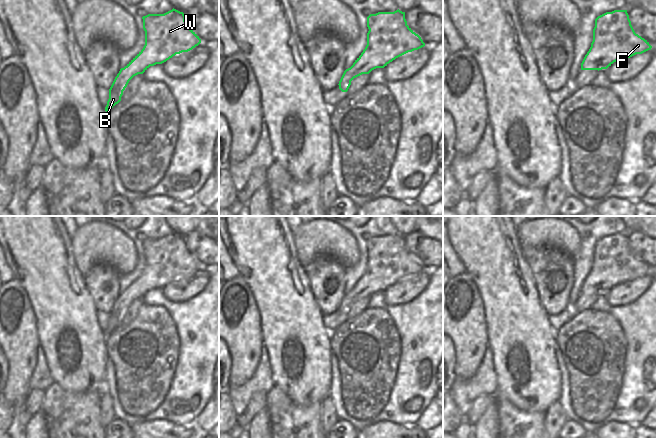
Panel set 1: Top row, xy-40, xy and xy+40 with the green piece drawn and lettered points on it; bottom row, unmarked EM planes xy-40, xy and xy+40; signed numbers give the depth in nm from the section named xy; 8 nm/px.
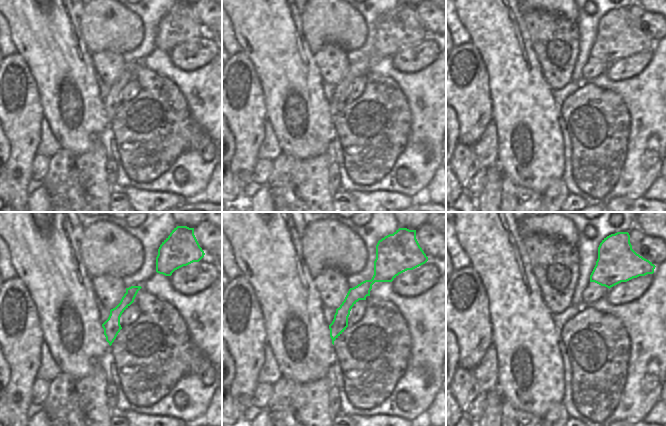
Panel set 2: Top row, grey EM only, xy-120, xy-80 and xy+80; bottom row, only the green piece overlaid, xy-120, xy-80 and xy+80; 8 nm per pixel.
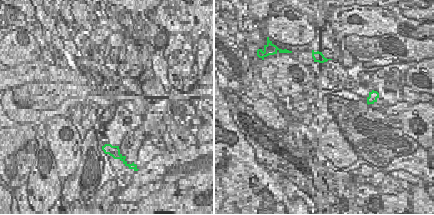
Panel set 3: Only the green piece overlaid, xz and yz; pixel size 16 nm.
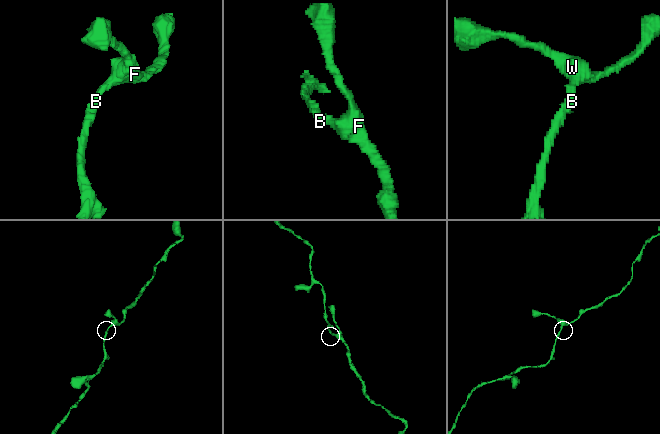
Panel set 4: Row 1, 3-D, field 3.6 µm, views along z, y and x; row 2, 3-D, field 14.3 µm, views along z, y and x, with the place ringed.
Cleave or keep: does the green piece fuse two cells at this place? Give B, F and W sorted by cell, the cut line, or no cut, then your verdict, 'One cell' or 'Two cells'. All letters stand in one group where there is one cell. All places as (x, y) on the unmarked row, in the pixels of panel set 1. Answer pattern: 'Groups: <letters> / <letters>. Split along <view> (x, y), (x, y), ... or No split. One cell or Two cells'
Groups: B F W. No split. One cell

